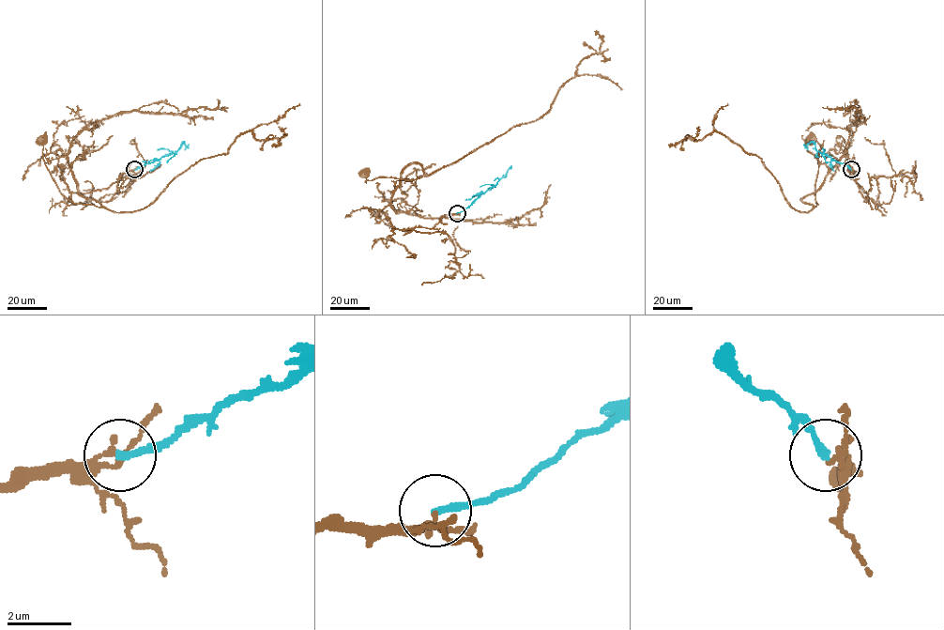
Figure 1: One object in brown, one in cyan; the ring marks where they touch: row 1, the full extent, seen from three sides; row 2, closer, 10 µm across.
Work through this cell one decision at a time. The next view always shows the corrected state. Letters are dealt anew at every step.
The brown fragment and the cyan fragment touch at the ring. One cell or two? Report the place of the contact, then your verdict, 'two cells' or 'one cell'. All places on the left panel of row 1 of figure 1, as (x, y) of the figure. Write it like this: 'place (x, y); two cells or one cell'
place (134, 169); two cells

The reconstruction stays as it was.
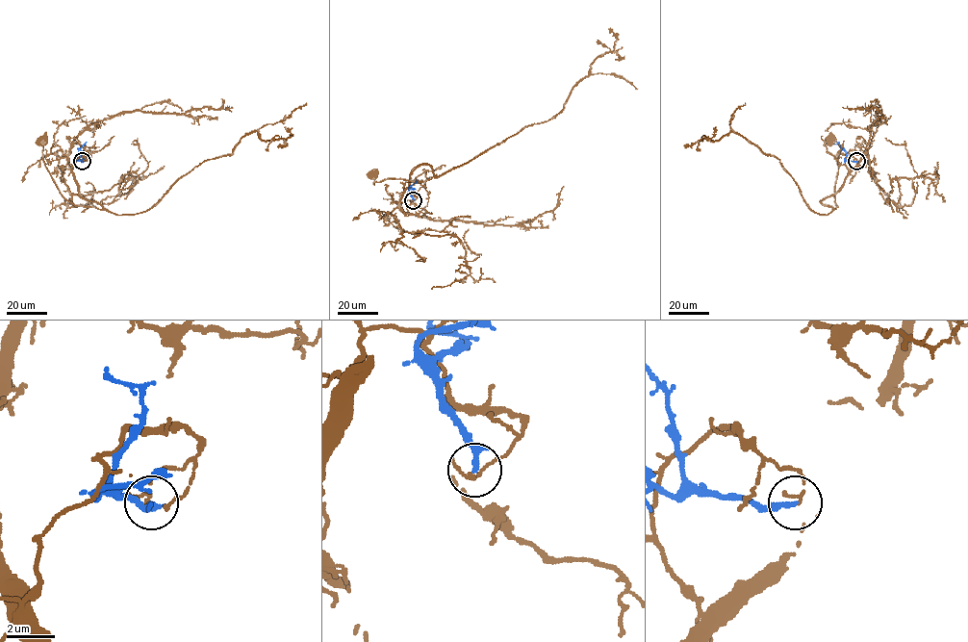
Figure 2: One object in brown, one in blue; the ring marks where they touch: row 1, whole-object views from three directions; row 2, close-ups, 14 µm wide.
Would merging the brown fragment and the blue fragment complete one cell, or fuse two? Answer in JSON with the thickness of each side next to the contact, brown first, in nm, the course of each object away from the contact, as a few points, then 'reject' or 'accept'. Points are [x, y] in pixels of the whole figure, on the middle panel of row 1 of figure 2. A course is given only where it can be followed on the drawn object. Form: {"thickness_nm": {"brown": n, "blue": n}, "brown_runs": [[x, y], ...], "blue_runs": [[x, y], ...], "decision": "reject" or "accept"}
{"thickness_nm": {"brown": 100, "blue": 260}, "brown_runs": [[413, 200], [408, 189], [402, 192], [412, 171], [428, 165], [434, 177], [424, 181], [373, 184], [372, 175]], "blue_runs": [[413, 200], [410, 188], [416, 182], [415, 179]], "decision": "reject"}

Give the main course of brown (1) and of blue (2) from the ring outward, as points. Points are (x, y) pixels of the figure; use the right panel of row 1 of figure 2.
1: (856, 161), (852, 155), (845, 161), (844, 184), (824, 205), (837, 207), (839, 144), (831, 140)
2: (856, 161), (849, 160), (844, 149), (838, 143), (835, 144)

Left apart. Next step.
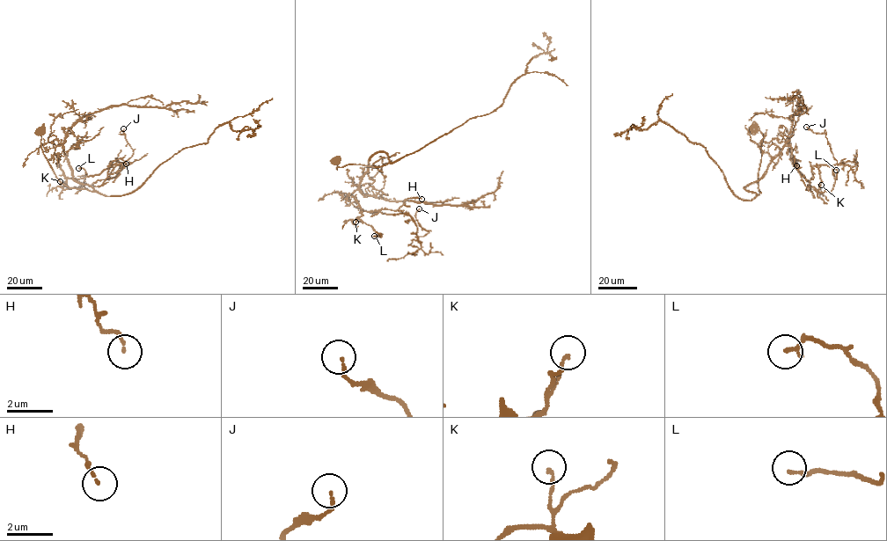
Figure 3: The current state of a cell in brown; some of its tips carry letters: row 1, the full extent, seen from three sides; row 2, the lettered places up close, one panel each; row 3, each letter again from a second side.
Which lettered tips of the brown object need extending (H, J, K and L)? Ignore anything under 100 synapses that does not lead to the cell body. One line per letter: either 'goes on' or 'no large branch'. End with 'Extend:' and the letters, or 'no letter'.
H: no large branch
J: no large branch
K: no large branch
L: no large branch
Extend: no letter

